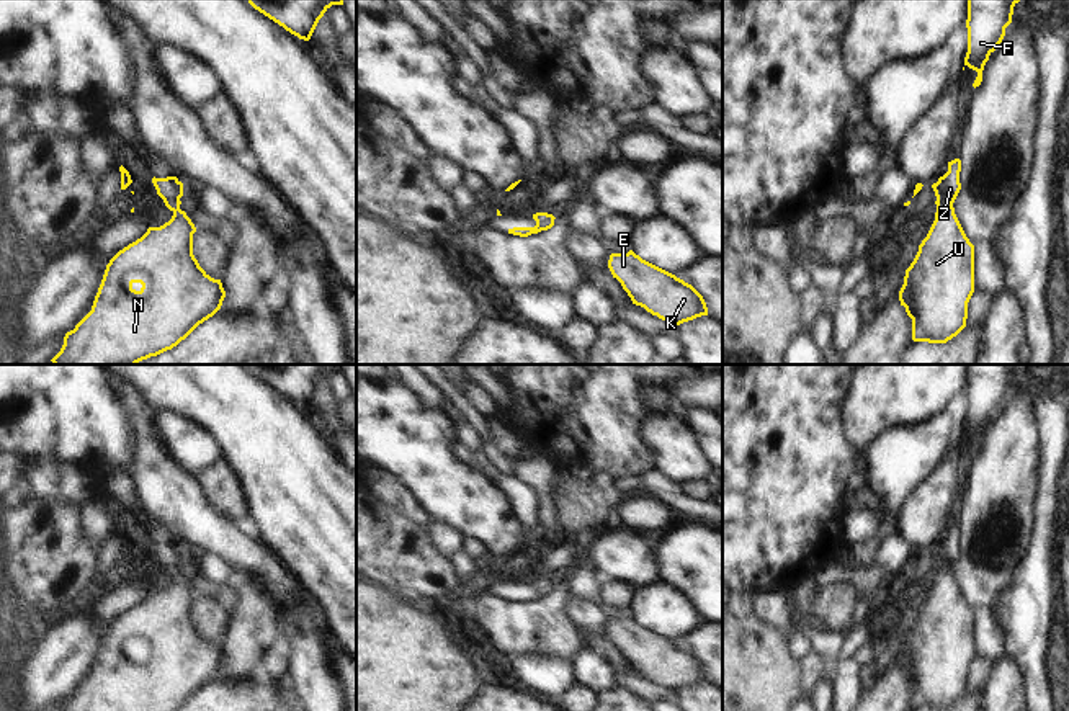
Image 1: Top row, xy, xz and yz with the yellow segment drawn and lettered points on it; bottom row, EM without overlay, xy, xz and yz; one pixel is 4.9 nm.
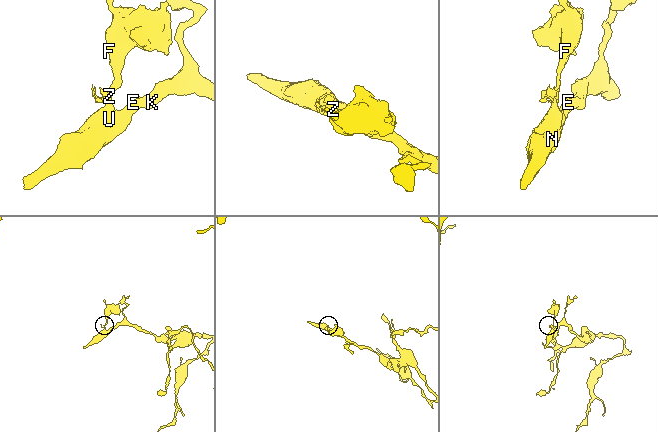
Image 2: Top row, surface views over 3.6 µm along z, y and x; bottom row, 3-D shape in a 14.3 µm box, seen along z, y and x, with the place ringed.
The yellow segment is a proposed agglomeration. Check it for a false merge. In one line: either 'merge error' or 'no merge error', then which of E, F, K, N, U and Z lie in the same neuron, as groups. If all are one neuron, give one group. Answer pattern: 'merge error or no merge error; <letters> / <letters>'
merge error; E K N U / F Z

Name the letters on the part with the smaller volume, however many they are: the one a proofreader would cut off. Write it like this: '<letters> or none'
F, Z

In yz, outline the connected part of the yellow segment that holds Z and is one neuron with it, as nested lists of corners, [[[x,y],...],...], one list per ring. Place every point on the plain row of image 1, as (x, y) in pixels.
[[[955,525],[948,528],[948,538],[938,544],[937,549],[932,551],[935,562],[937,562],[937,574],[942,570],[951,570],[955,569],[961,549],[959,549],[959,538],[961,538],[961,526]]]

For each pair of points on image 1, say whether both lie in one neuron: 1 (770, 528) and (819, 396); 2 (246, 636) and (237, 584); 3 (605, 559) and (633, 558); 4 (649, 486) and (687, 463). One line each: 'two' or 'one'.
1: one
2: one
3: one
4: two

